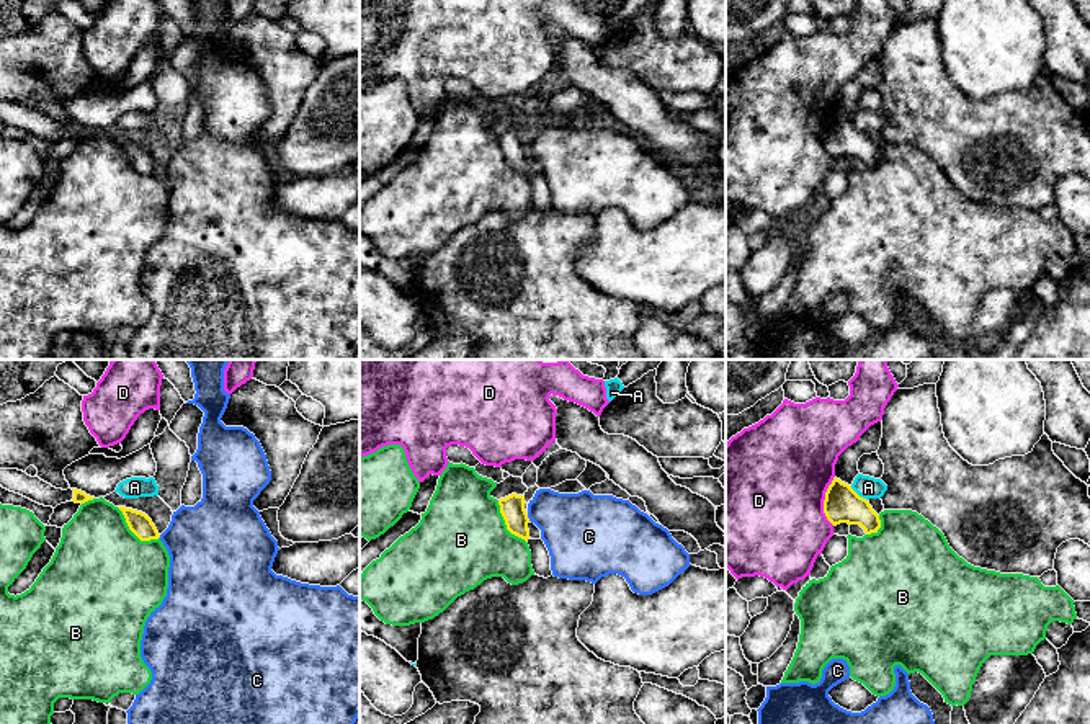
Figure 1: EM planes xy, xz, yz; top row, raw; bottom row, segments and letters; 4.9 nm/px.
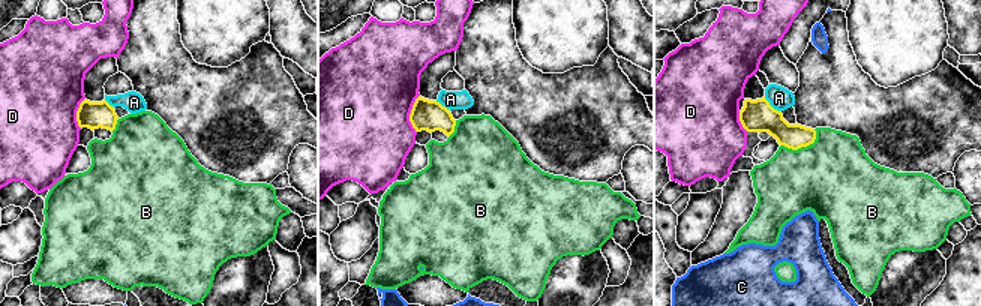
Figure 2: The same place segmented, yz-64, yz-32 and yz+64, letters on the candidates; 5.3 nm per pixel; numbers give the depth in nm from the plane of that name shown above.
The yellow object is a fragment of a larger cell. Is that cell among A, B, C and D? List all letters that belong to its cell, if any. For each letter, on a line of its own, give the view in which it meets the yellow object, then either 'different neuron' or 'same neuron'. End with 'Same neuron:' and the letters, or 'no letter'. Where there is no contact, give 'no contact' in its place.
A: yz | different neuron
B: xy | different neuron
C: xz | different neuron
D: yz | different neuron
Same neuron: no letter

